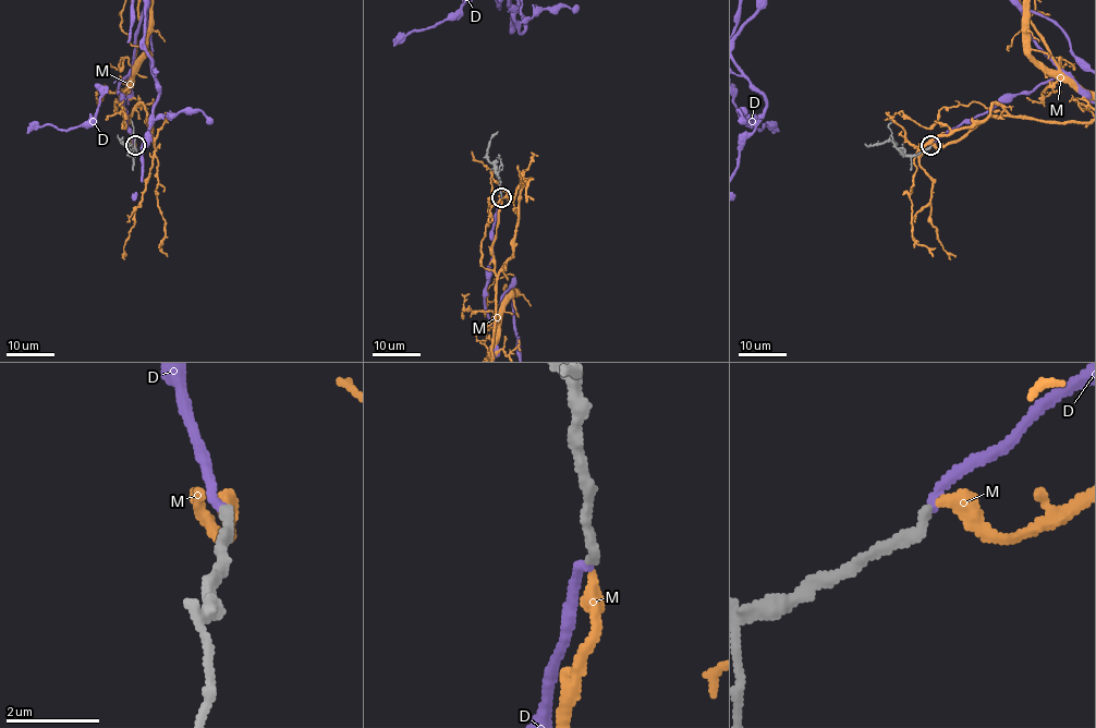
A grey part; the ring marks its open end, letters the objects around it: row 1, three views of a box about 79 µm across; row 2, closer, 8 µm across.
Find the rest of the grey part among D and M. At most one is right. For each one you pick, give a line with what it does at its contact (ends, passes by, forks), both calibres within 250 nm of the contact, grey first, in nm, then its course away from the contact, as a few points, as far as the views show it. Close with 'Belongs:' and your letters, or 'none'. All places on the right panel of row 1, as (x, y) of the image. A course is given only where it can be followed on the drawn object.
M: it ends; calibres 260 and 360 nm
Belongs: M

